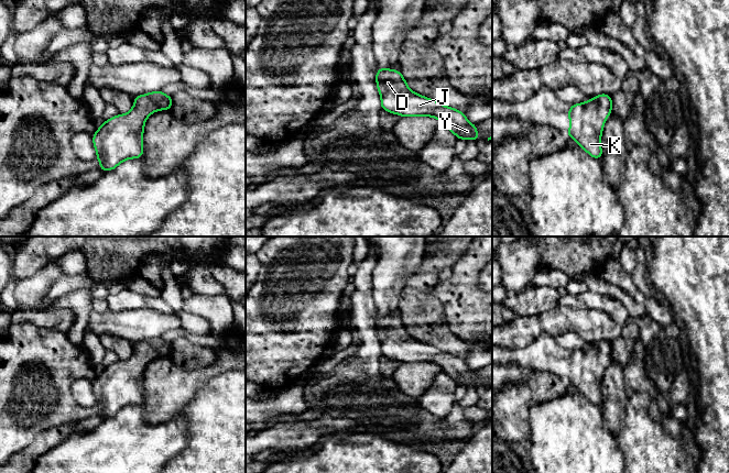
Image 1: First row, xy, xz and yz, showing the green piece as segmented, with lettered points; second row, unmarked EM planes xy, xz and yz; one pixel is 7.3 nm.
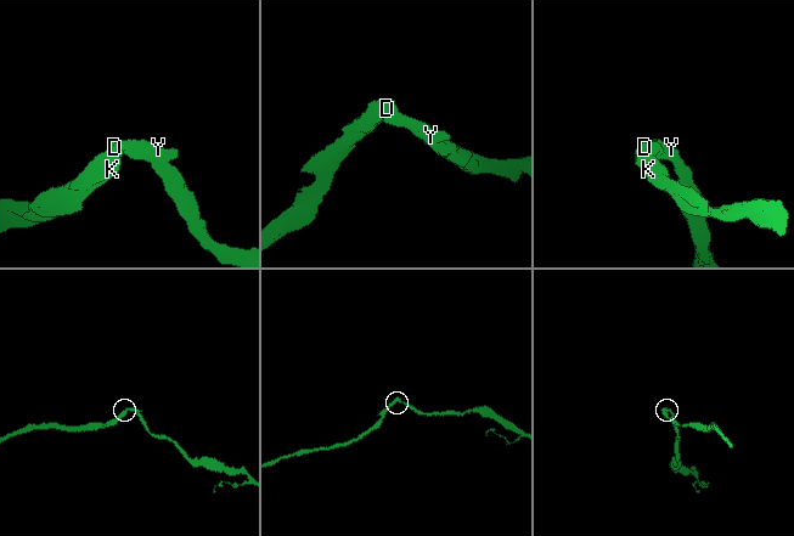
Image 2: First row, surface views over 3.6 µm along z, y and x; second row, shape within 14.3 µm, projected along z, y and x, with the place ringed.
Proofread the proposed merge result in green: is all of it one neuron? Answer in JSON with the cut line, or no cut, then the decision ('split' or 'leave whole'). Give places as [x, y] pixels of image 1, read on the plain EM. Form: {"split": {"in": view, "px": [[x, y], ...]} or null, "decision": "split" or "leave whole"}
{"split": null, "decision": "leave whole"}

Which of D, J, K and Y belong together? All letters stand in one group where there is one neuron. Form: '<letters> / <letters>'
D J K Y

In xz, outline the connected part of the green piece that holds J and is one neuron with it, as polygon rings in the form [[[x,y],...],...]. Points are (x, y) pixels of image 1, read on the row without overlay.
[[[379,315],[376,326],[381,355],[401,363],[434,363],[457,385],[478,387],[476,371],[470,370],[465,360],[412,338],[401,318]]]

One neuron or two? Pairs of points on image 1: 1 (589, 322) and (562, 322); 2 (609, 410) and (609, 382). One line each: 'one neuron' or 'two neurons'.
1: one neuron
2: one neuron

